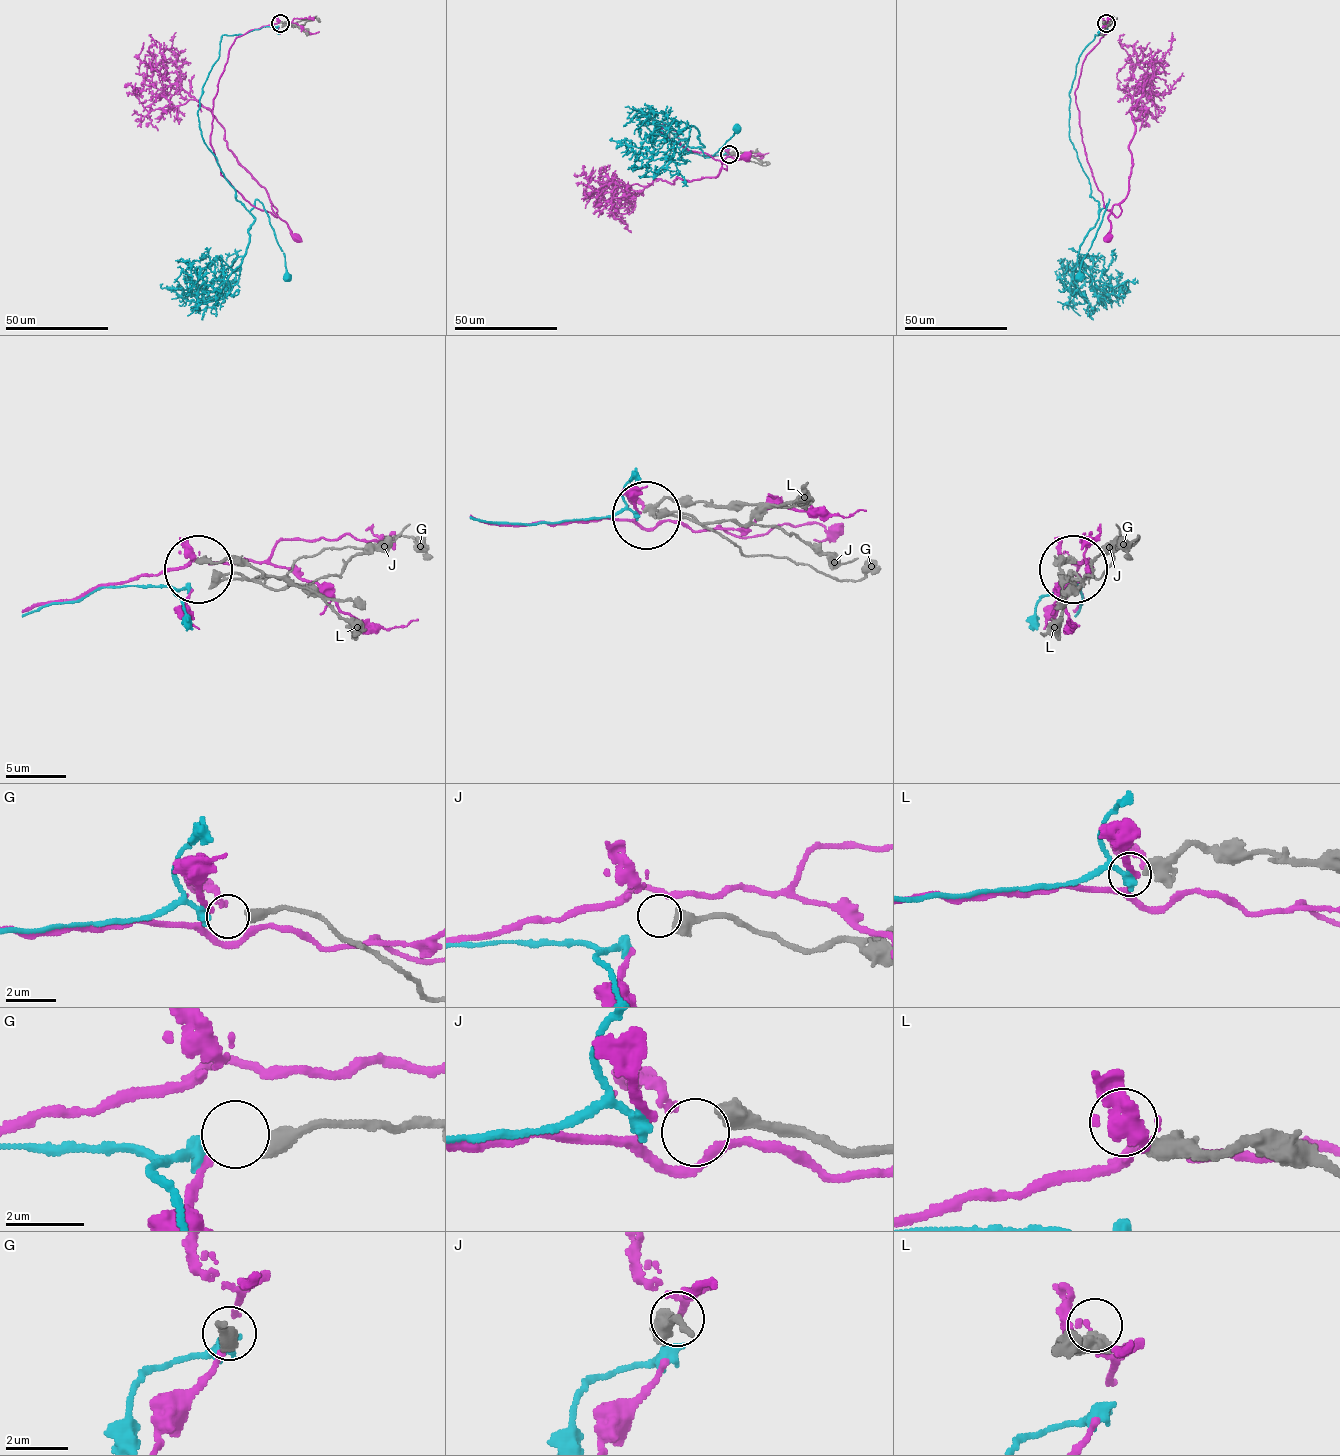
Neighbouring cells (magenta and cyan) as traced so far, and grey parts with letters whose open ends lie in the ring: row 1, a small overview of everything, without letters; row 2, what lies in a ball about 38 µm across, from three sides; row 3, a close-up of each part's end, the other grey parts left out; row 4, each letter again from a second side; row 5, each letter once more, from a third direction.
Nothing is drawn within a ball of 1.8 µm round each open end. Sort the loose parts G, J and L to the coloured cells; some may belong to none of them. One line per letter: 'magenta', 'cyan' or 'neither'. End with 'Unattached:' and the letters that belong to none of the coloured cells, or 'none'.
G: cyan
J: neither
L: neither
Unattached: J, L

